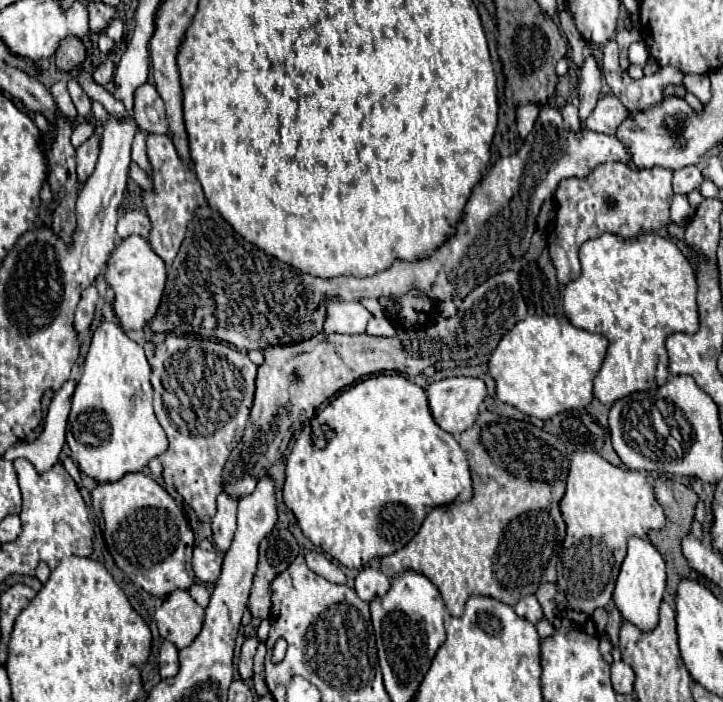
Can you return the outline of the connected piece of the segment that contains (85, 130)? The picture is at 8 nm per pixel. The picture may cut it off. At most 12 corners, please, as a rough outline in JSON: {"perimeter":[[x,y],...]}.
{"perimeter":[[91,121],[75,126],[71,143],[78,148],[94,132]]}

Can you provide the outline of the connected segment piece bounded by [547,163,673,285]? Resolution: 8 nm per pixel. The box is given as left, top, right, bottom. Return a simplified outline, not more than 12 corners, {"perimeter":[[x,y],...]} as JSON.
{"perimeter":[[603,163],[555,191],[547,239],[559,283],[581,243],[669,219],[671,171]]}

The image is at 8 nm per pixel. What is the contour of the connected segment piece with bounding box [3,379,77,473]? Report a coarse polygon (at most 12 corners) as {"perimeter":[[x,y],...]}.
{"perimeter":[[75,385],[55,391],[43,433],[9,447],[3,459],[25,457],[39,473],[59,459]]}

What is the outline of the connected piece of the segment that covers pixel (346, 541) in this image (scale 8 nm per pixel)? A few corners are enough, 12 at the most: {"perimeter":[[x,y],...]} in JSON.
{"perimeter":[[403,375],[339,393],[295,439],[283,499],[349,569],[473,497]]}

